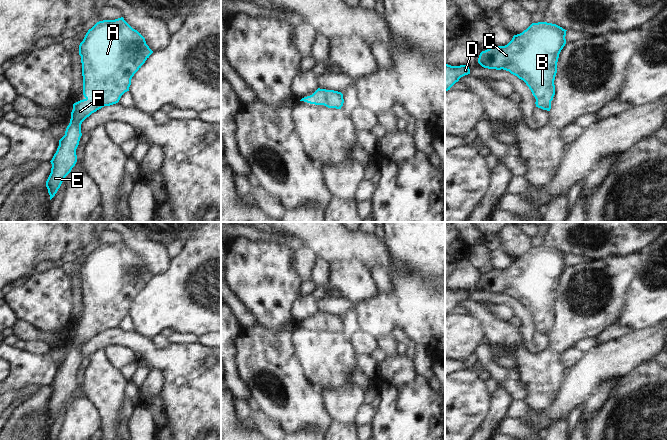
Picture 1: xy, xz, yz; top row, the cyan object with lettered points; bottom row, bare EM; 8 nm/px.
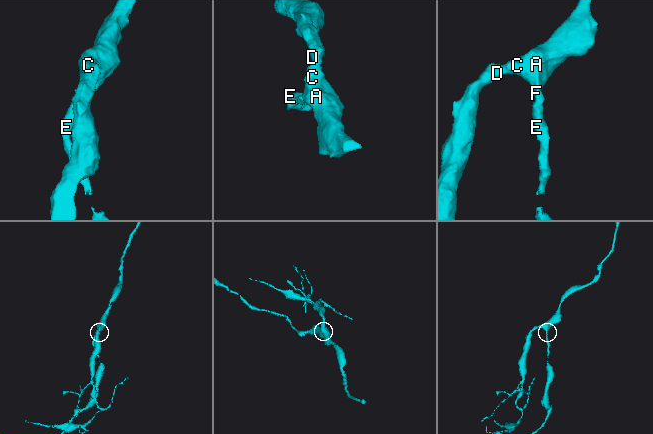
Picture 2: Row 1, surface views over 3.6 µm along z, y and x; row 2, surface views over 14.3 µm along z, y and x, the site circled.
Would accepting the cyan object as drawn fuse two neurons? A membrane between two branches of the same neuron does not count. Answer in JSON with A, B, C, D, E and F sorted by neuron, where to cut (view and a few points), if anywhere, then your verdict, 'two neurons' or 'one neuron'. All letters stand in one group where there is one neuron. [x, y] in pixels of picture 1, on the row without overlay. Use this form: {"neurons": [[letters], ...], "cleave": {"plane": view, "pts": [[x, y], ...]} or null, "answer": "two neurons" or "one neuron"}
{"neurons": [["A", "B", "C", "D", "E", "F"]], "cleave": null, "answer": "one neuron"}

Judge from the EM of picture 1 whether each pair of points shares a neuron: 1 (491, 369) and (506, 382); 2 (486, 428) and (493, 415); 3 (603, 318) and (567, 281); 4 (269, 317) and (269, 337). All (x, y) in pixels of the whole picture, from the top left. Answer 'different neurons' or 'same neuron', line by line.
1: same neuron
2: same neuron
3: same neuron
4: different neurons

